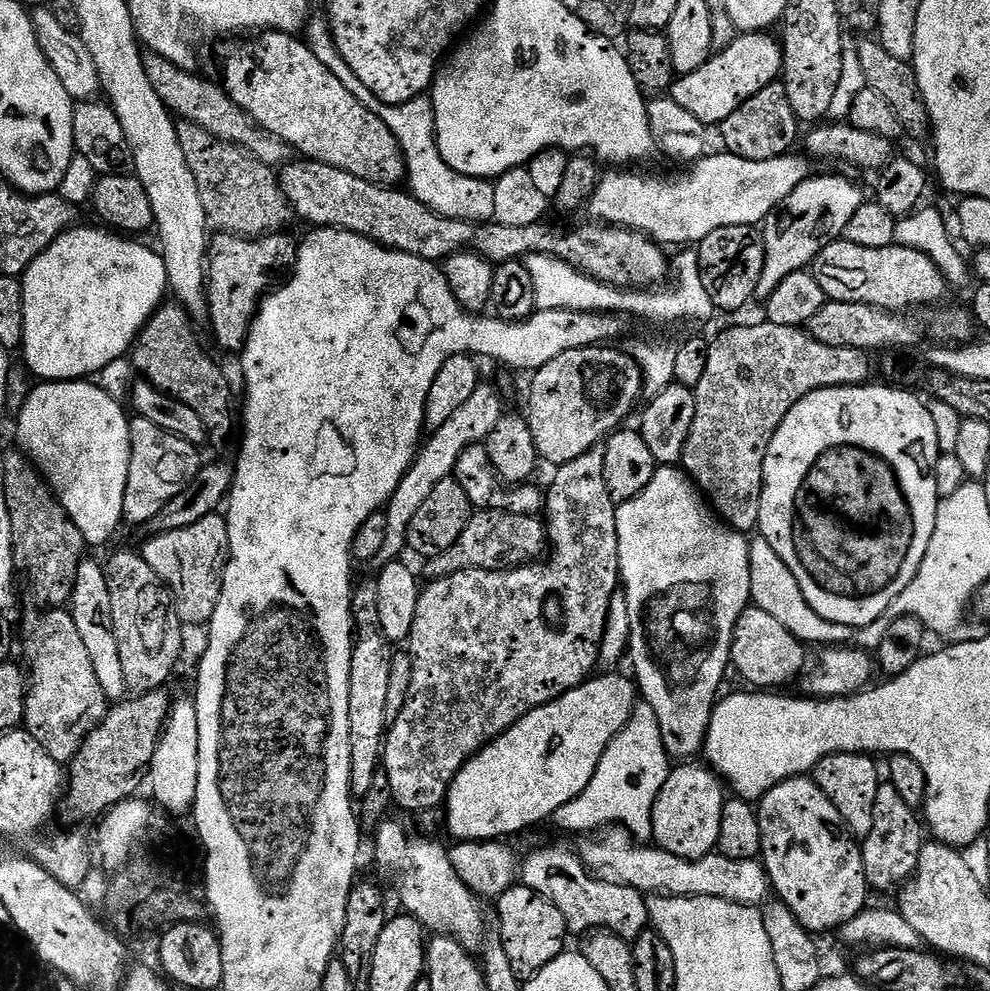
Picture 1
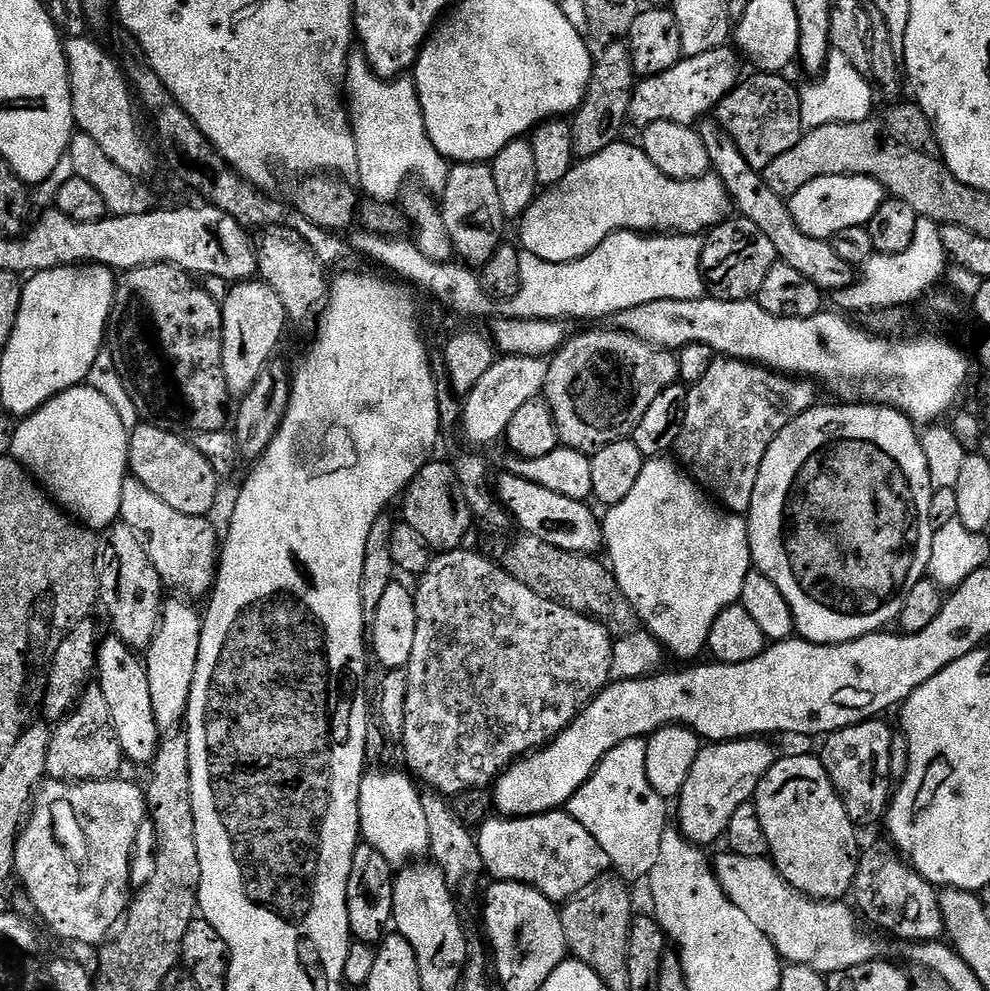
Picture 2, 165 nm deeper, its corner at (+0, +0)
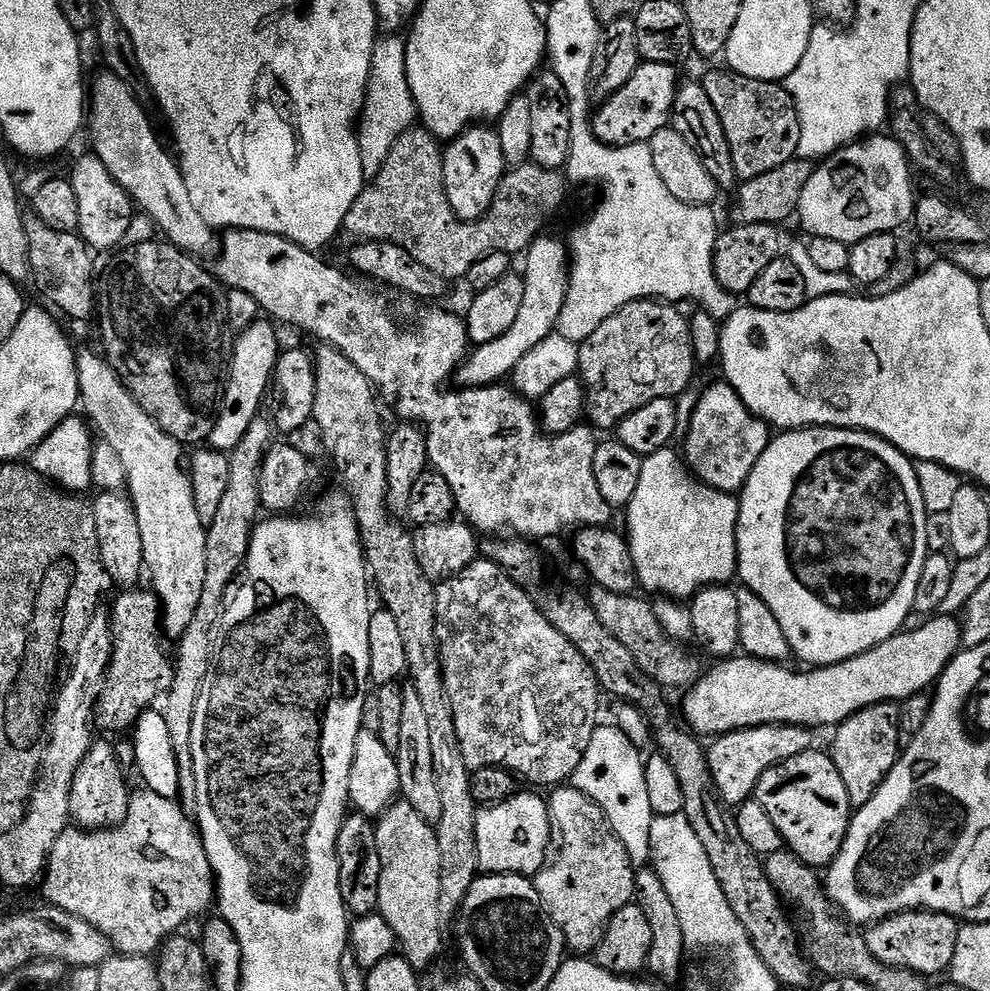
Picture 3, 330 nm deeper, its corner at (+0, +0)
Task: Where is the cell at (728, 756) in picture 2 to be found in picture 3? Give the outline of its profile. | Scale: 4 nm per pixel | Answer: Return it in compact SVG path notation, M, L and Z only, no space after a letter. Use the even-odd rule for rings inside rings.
M767 724L715 737L707 754L721 800L729 806L739 806L745 800L753 799L762 774L766 774L766 770L770 770L775 764L786 762L786 758L794 758L809 751L813 747L812 736L809 729L800 728L797 724Z

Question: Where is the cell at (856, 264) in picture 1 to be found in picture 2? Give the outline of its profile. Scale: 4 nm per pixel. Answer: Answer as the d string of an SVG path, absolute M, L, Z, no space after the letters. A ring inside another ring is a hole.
M712 118L705 119L699 125L698 131L702 138L702 146L706 146L706 154L710 154L714 175L724 184L724 189L731 197L735 211L743 219L754 222L754 226L758 226L758 230L762 230L762 234L770 238L777 257L783 263L794 266L794 270L799 270L801 274L806 274L806 278L810 278L810 282L814 282L822 290L828 290L828 288L839 290L852 283L853 265L838 258L838 254L834 254L829 241L815 240L800 231L798 222L794 222L785 197L776 196L774 190L766 186L763 175L752 168L750 162L746 162L746 158L742 158L742 150L738 150L734 138L730 138L730 134L719 122Z

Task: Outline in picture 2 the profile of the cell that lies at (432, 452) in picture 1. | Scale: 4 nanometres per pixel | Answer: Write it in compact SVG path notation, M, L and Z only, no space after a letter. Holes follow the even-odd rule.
M509 356L497 359L485 376L478 381L478 386L470 390L470 394L463 397L464 419L462 433L469 440L469 445L492 444L504 435L506 426L510 426L510 418L526 402L537 399L544 391L548 360L539 356Z

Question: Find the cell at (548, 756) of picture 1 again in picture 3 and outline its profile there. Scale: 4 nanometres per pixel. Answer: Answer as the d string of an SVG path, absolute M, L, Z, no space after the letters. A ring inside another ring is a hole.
M936 614L924 624L924 628L916 628L913 632L909 630L901 630L896 633L895 636L891 636L886 642L882 642L878 647L866 650L862 654L858 654L854 658L849 660L843 660L837 664L825 664L823 666L813 667L811 670L804 670L808 672L795 672L794 669L788 668L787 663L775 664L769 660L759 660L753 656L747 654L737 654L731 658L721 659L713 666L712 670L708 671L698 680L691 688L687 689L683 693L684 696L684 713L682 712L682 719L693 732L696 733L697 737L715 738L717 736L725 736L728 732L737 732L743 728L757 728L758 726L766 726L767 724L797 724L800 728L807 728L809 730L817 730L816 728L828 728L831 729L833 726L839 726L842 721L850 719L854 714L858 714L864 708L869 708L875 704L891 704L893 702L902 702L906 698L910 698L914 694L919 692L928 692L939 681L940 675L946 670L946 666L952 660L952 657L957 652L961 651L961 621L955 616L944 616L945 614Z

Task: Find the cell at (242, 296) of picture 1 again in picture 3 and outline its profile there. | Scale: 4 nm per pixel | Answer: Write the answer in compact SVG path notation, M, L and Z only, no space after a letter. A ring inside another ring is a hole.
M267 319L264 320L254 321L241 336L239 333L235 337L232 362L228 366L228 383L224 396L220 399L216 425L207 439L207 443L218 452L232 453L238 442L242 442L246 430L250 430L250 422L254 422L261 415L262 405L272 382L272 372L276 369L282 351L282 343L280 344L275 330L271 328L273 325Z

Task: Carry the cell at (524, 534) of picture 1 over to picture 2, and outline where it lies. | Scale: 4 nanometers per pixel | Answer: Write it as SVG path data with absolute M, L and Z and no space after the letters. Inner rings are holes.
M516 534L498 555L500 567L518 578L518 582L530 586L534 594L599 620L613 637L624 636L637 627L636 612L626 594L622 594L611 567L603 559L596 559L600 558L582 552L558 550L558 546L550 546L550 542L542 542L542 538L527 534Z

